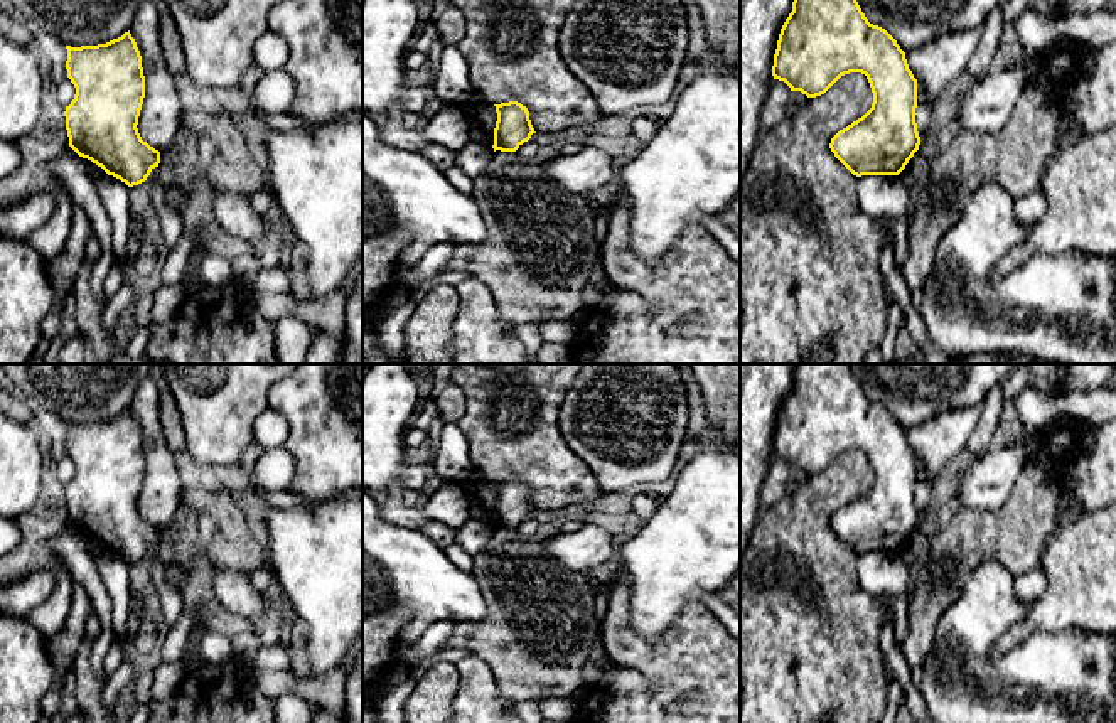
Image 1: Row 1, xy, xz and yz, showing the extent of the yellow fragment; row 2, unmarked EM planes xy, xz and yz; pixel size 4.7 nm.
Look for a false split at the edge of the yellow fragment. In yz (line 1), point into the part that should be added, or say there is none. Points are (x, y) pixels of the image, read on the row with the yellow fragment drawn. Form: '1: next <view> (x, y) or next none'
1: next none

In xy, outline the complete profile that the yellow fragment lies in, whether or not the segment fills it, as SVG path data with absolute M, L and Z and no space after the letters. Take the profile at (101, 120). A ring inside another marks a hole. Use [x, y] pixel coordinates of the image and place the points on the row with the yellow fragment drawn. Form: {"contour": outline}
{"contour": "M128 30L106 44L66 49L67 78L76 88L74 99L64 111L69 147L128 187L145 182L158 167L160 152L143 142L137 128L145 98L145 76L135 39Z"}

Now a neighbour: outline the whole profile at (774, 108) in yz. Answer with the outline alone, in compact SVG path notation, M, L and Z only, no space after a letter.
M774 79L762 106L760 131L770 130L779 125L786 116L789 103L791 88L784 81Z

